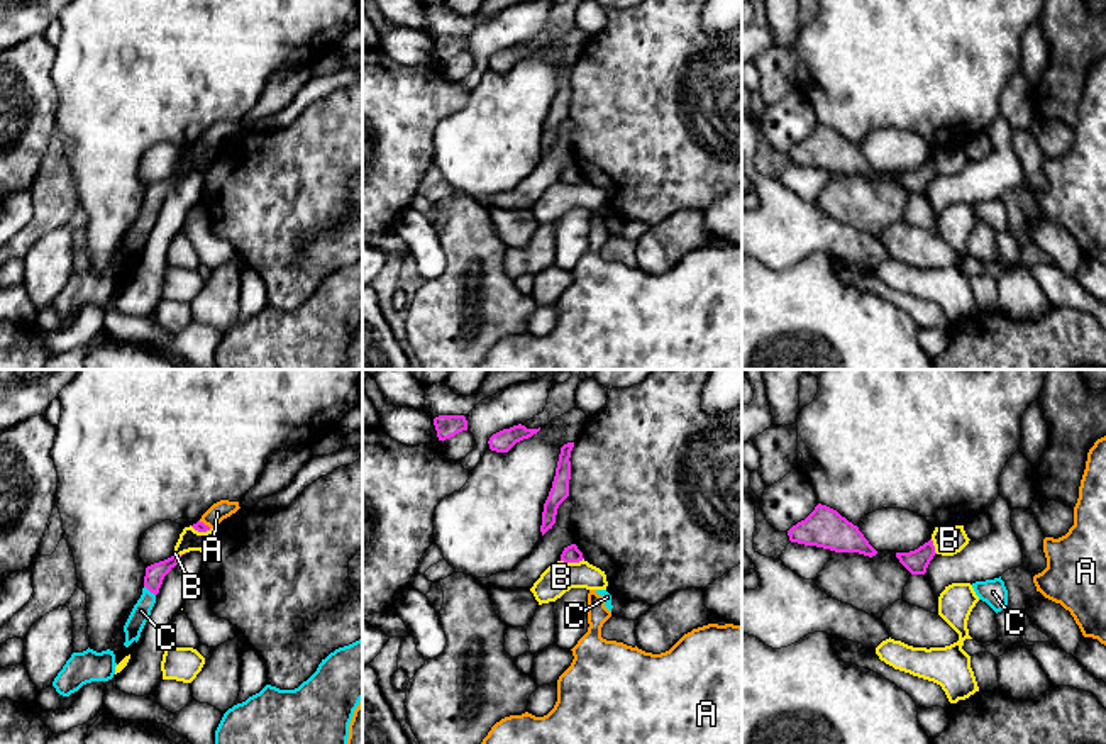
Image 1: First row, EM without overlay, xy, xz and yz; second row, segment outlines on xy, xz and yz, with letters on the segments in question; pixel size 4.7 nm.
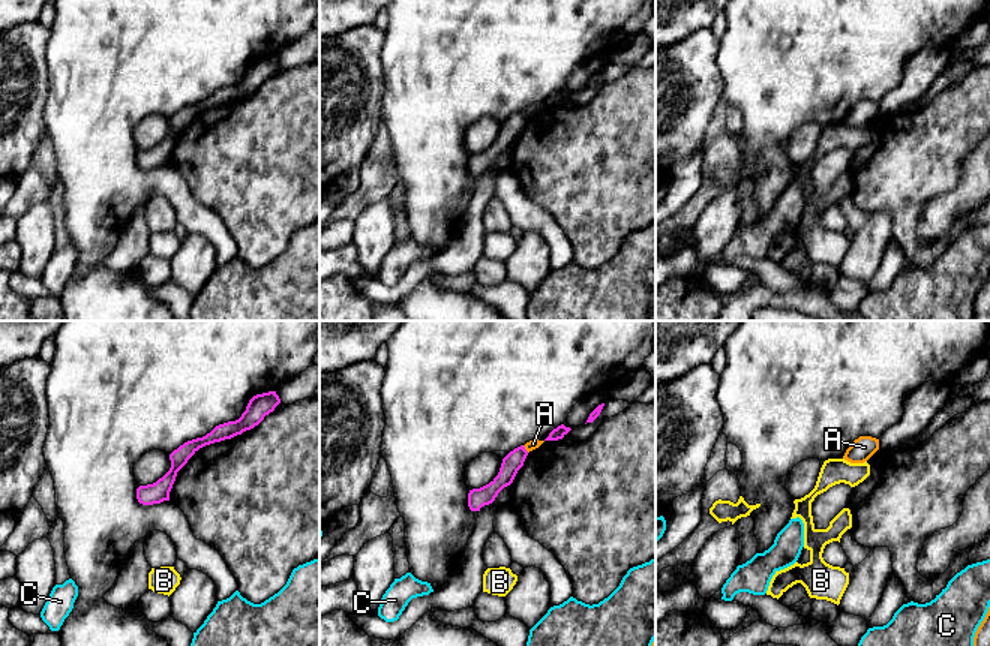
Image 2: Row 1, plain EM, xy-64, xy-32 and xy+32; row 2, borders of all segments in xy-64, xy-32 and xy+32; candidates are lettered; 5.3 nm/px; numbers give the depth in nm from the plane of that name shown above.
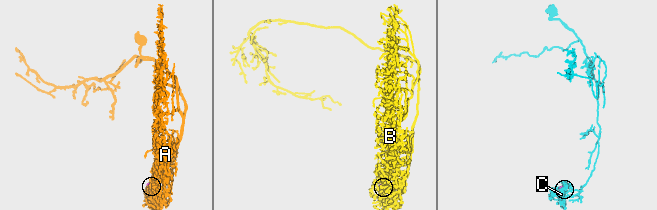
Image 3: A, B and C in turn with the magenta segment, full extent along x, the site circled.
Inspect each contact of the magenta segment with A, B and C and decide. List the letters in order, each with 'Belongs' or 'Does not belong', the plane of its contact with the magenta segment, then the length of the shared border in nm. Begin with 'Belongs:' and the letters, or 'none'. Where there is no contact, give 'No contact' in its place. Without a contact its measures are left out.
Belongs: C
A: Does not belong. Touches magenta in xy. Shared border 70 nm
B: Does not belong. Touches magenta in xz. Shared border 110 nm
C: Belongs. Touches magenta in xy. Shared border 80 nm

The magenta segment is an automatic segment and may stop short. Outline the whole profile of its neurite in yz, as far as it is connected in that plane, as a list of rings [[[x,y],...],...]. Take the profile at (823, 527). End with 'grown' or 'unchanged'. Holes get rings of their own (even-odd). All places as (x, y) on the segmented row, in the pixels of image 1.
[[[821,503],[805,520],[793,525],[788,536],[791,542],[835,552],[859,552],[869,558],[877,554],[857,525]]]; unchanged

